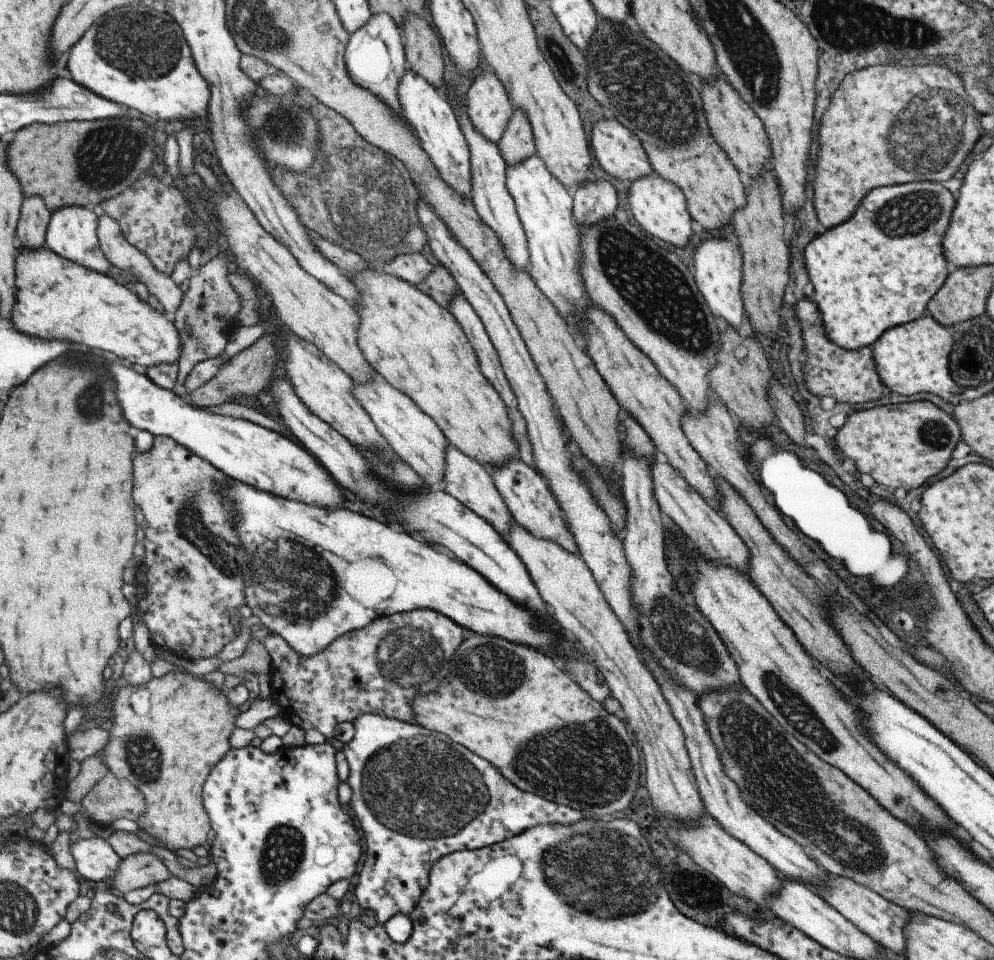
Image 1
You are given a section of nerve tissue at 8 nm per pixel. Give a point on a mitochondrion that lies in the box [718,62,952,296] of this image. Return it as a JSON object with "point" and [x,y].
{"point":[910,214]}

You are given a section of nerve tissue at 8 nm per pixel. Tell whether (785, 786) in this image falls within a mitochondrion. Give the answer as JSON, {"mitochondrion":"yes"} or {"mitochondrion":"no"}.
{"mitochondrion":"yes"}

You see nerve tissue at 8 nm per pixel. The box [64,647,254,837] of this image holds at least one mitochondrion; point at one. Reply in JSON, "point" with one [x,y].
{"point":[143,760]}

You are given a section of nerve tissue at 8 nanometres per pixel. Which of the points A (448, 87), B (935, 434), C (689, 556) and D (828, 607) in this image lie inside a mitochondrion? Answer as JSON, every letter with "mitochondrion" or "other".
{"A":"other","B":"mitochondrion","C":"other","D":"other"}

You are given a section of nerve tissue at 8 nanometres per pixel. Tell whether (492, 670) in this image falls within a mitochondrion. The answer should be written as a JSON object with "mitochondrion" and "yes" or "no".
{"mitochondrion":"yes"}

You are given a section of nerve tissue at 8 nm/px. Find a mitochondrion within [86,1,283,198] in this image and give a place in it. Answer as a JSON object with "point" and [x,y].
{"point":[143,46]}

